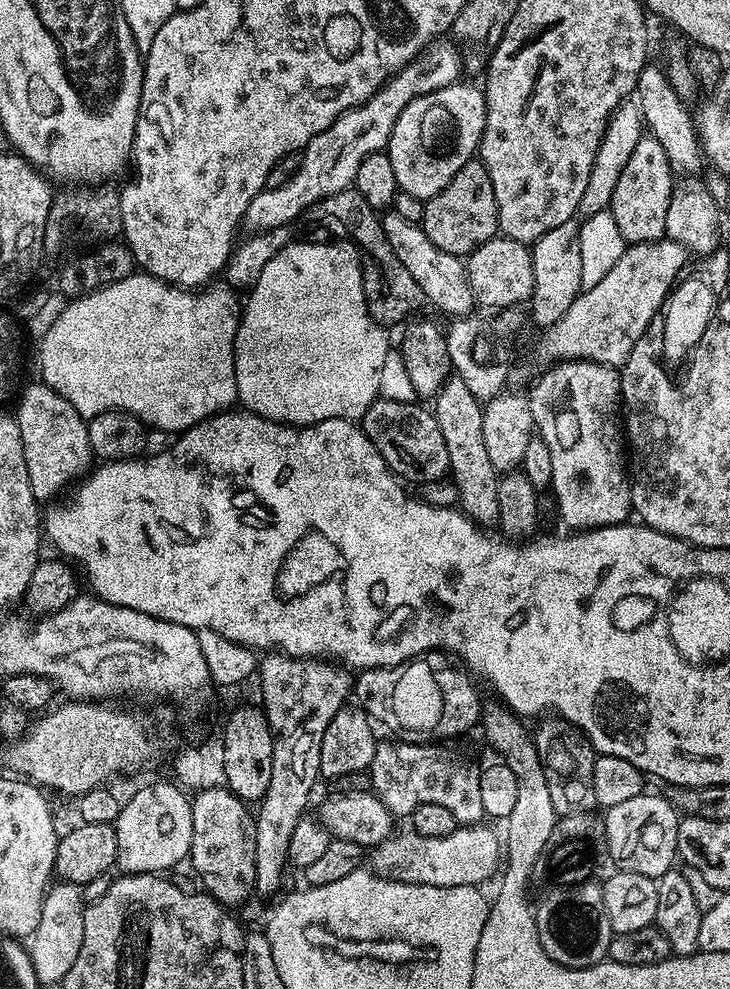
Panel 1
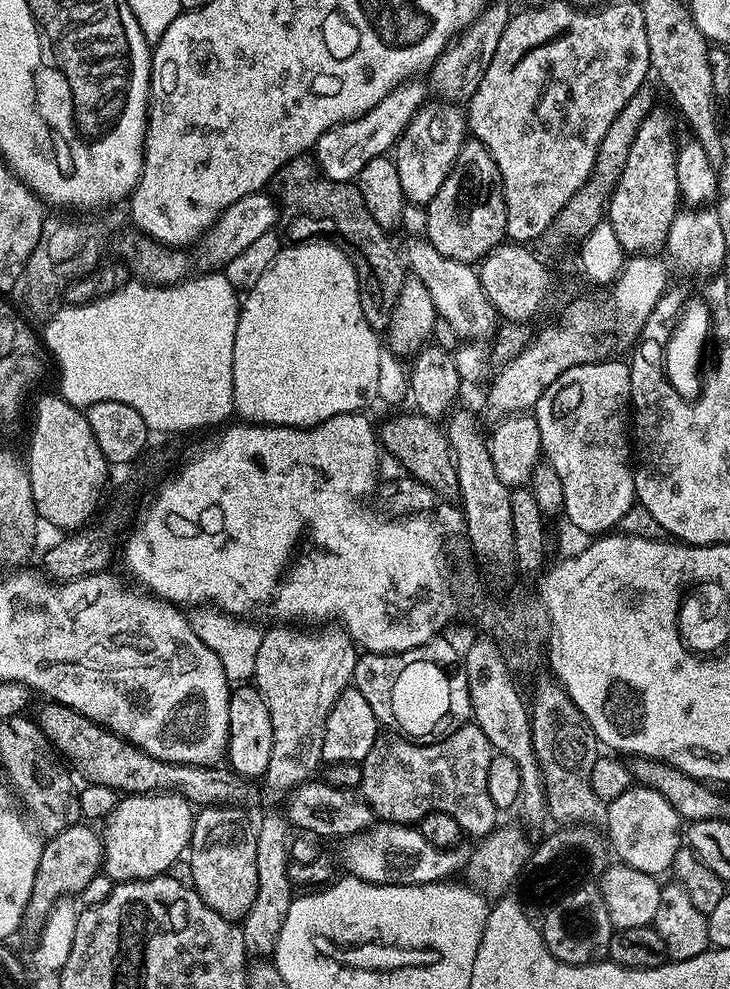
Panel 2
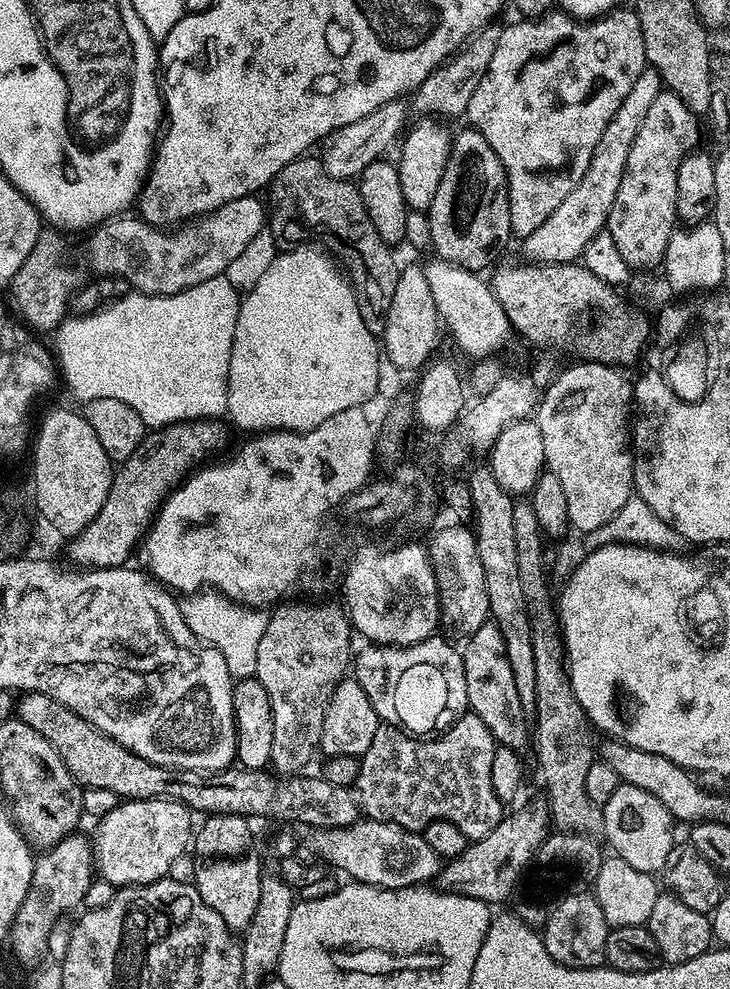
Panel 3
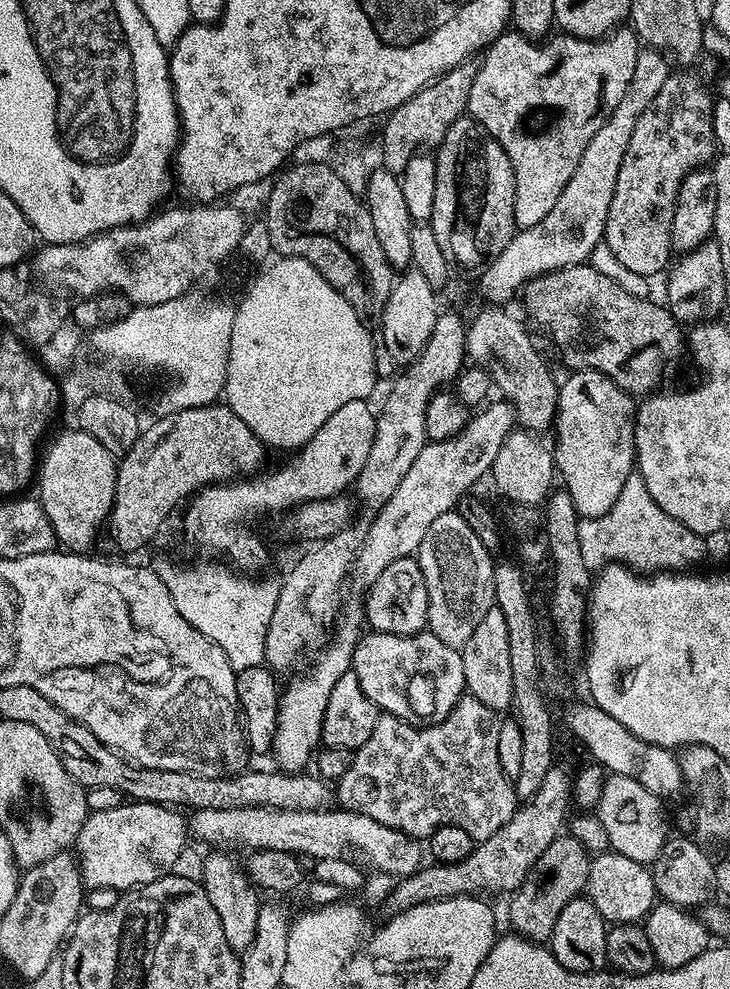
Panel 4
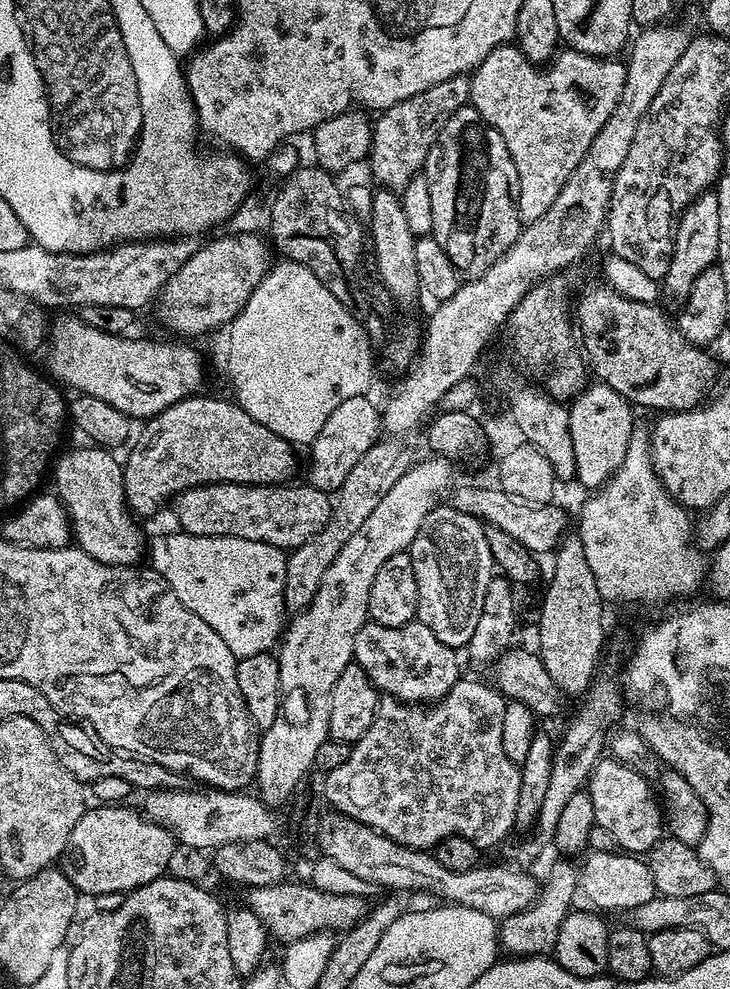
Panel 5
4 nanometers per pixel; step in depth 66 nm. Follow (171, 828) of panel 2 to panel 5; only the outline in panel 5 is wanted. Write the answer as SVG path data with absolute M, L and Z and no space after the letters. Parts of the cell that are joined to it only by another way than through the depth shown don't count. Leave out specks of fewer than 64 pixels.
M128 806L85 807L82 818L78 818L70 831L62 855L62 870L77 893L84 895L85 892L88 896L108 896L111 892L127 894L167 873L170 854L178 845L172 833L135 807L124 807Z

